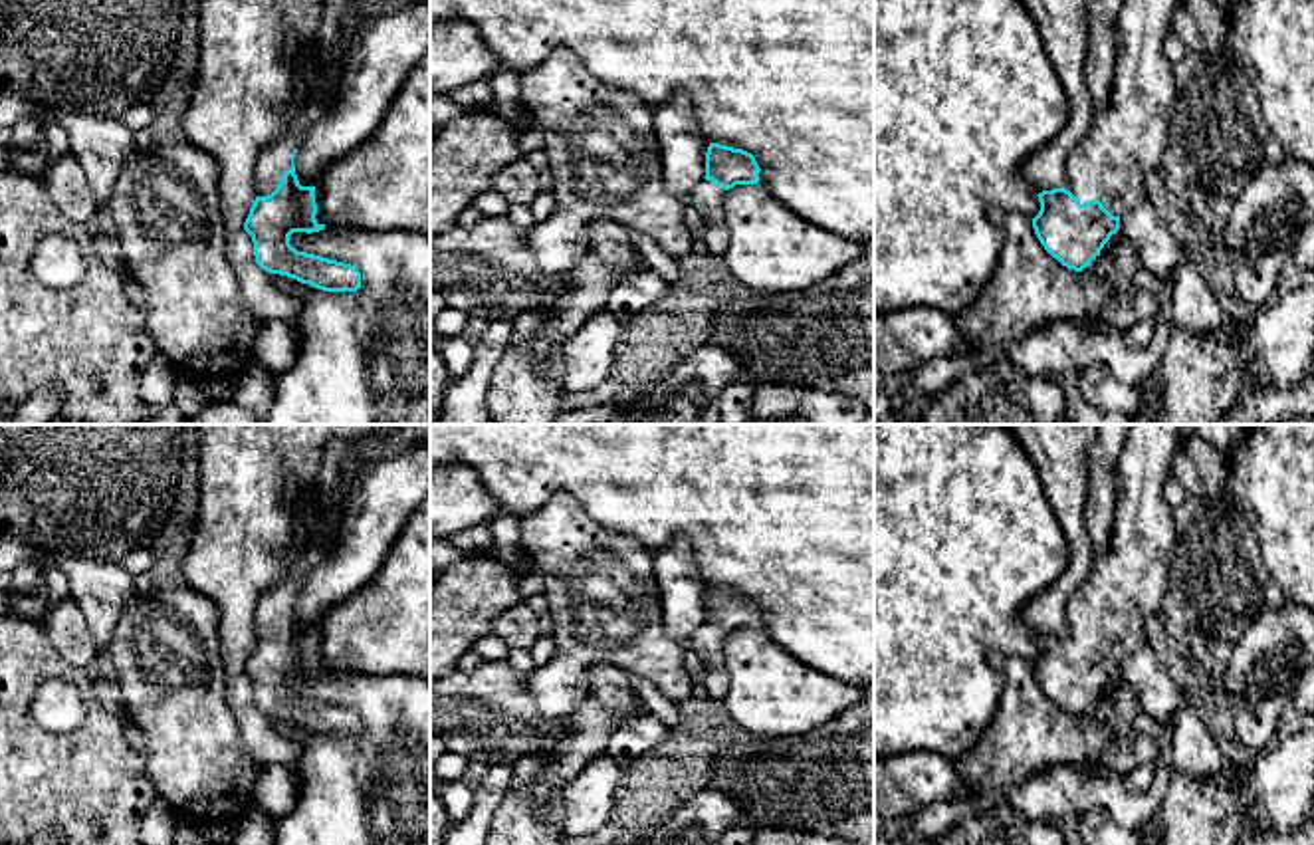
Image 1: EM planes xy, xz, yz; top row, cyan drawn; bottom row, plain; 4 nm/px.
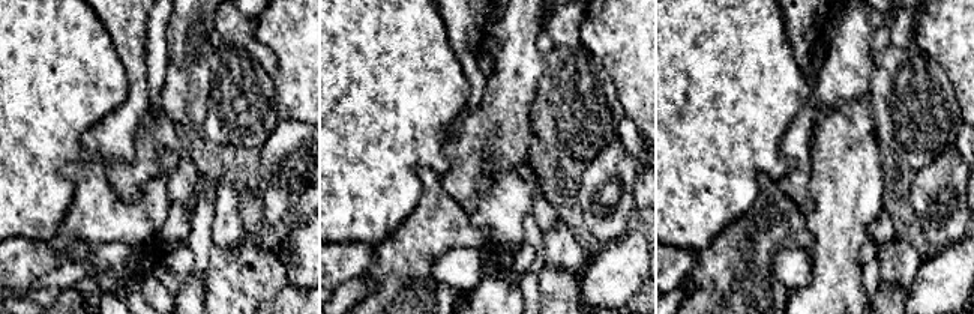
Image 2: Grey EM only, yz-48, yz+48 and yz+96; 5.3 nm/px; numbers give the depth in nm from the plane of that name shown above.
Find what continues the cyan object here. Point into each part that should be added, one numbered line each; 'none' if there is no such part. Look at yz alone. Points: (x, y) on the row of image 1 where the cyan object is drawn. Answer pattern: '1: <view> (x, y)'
1: yz (1126, 139)

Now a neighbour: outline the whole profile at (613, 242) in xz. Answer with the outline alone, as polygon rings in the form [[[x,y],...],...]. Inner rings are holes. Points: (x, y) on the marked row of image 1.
[[[597,220],[589,226],[589,234],[593,240],[593,250],[610,268],[622,270],[624,274],[648,270],[648,264],[638,254],[628,228],[610,220]]]

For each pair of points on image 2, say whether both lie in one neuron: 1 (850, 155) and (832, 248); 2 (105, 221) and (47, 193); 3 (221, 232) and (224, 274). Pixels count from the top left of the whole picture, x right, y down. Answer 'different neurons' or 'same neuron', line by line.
1: same neuron
2: different neurons
3: different neurons

